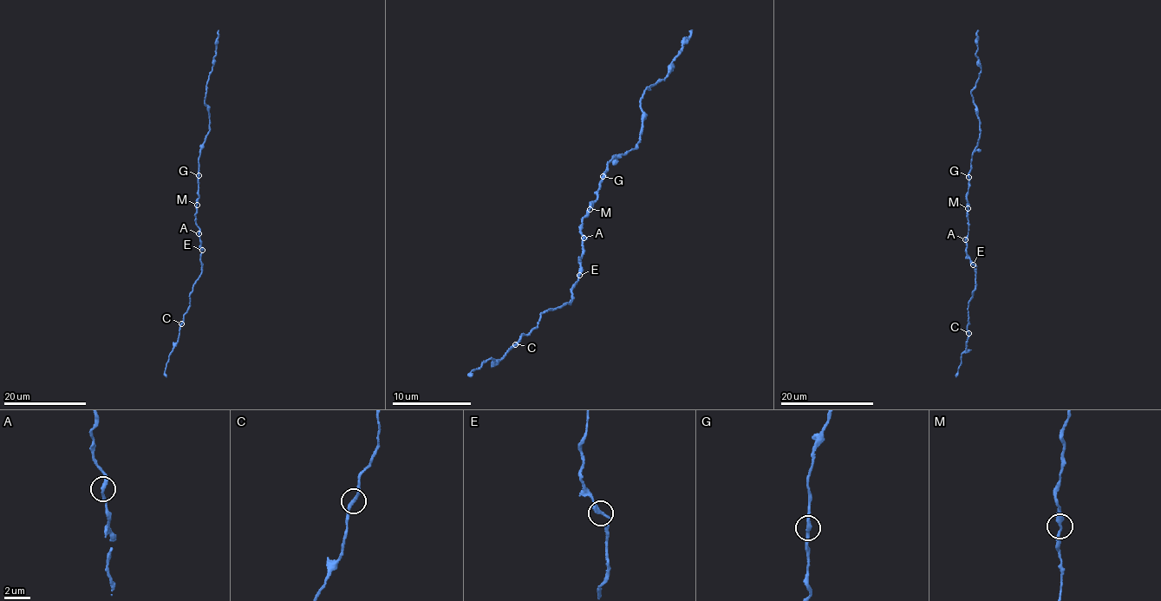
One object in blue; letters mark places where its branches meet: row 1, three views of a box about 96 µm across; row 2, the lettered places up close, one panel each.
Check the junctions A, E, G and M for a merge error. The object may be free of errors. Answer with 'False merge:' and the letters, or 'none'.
False merge: none

